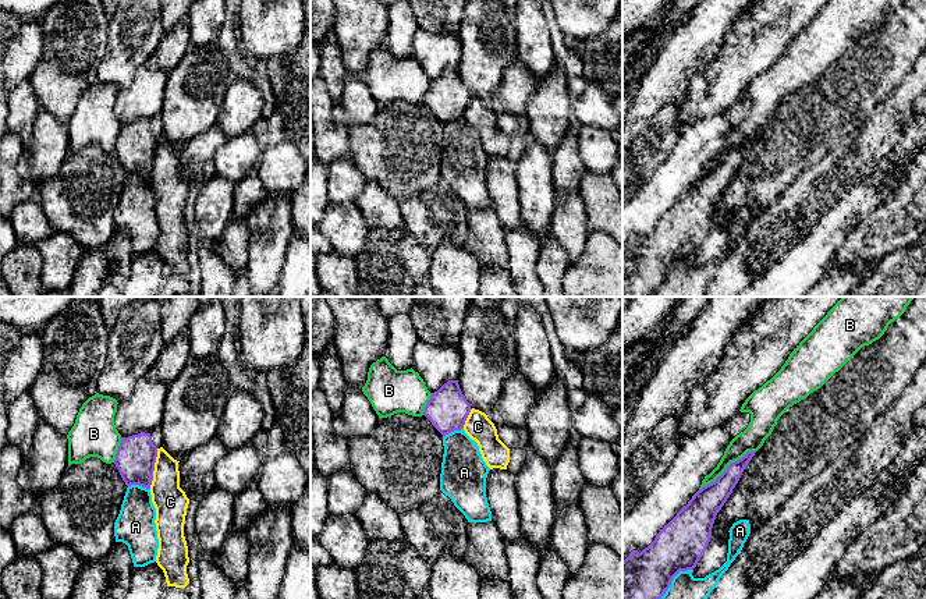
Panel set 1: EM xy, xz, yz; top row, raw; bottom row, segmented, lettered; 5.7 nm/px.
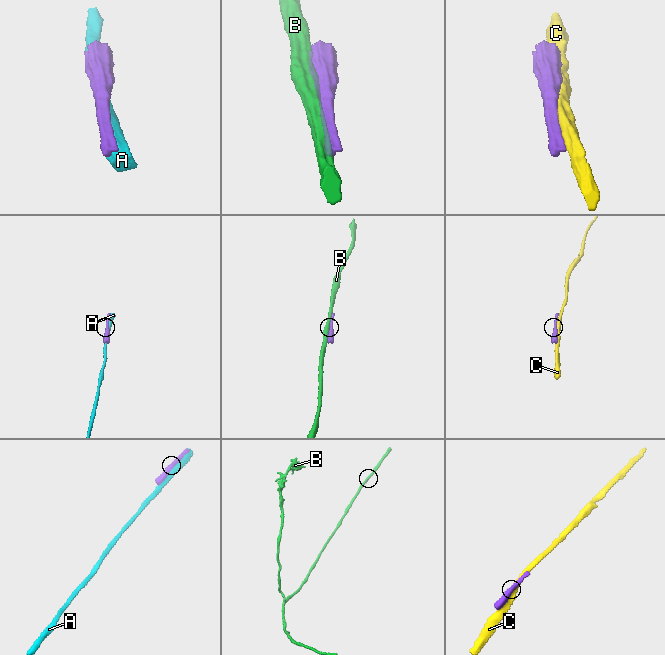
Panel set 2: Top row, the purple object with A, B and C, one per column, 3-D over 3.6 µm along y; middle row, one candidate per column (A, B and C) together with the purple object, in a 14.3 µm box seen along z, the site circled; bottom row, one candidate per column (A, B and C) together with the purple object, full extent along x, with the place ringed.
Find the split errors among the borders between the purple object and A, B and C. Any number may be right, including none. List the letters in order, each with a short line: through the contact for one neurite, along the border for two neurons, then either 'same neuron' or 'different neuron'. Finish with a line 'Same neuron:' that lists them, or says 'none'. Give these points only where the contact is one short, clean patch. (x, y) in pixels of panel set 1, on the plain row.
A: different neuron
B: different neuron
C: different neuron
Same neuron: none

